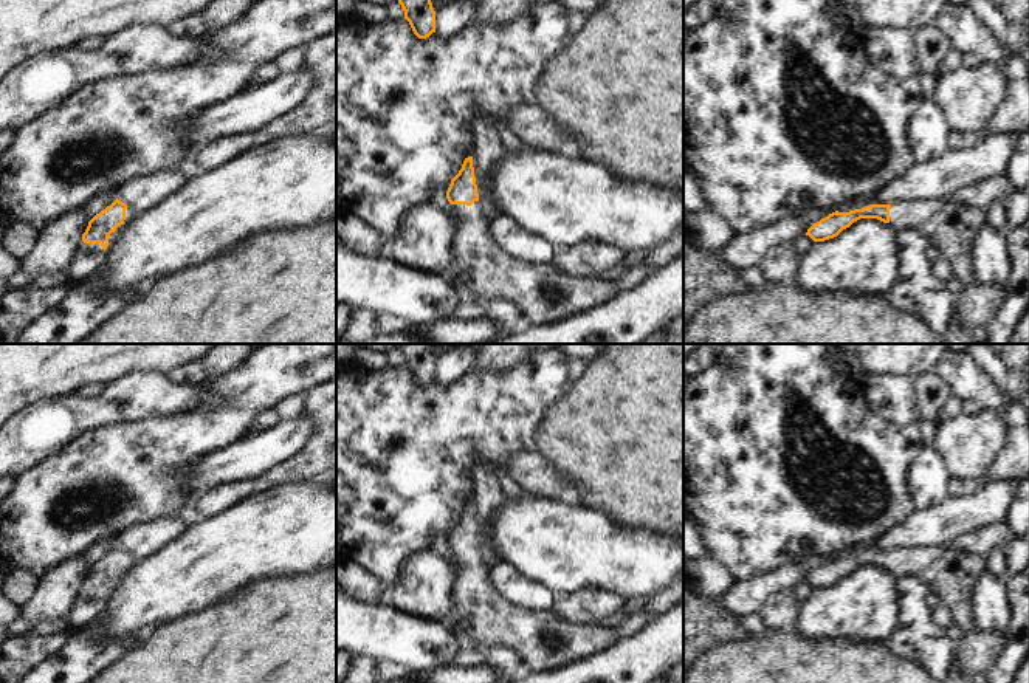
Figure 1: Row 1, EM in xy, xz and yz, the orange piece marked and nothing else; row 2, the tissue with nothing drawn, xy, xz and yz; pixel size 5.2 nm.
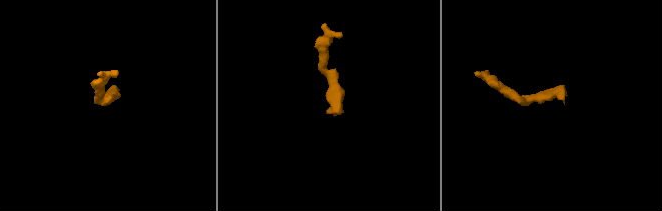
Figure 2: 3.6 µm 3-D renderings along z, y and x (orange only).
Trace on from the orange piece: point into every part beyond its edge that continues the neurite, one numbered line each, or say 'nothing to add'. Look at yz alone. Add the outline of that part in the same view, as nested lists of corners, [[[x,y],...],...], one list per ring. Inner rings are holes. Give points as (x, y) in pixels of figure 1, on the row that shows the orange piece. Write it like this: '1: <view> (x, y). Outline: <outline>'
1: yz (950, 226). Outline: [[[950,200],[897,201],[890,209],[896,232],[921,231],[947,260],[964,287],[975,280],[972,249],[976,234],[987,225],[987,214]]]

